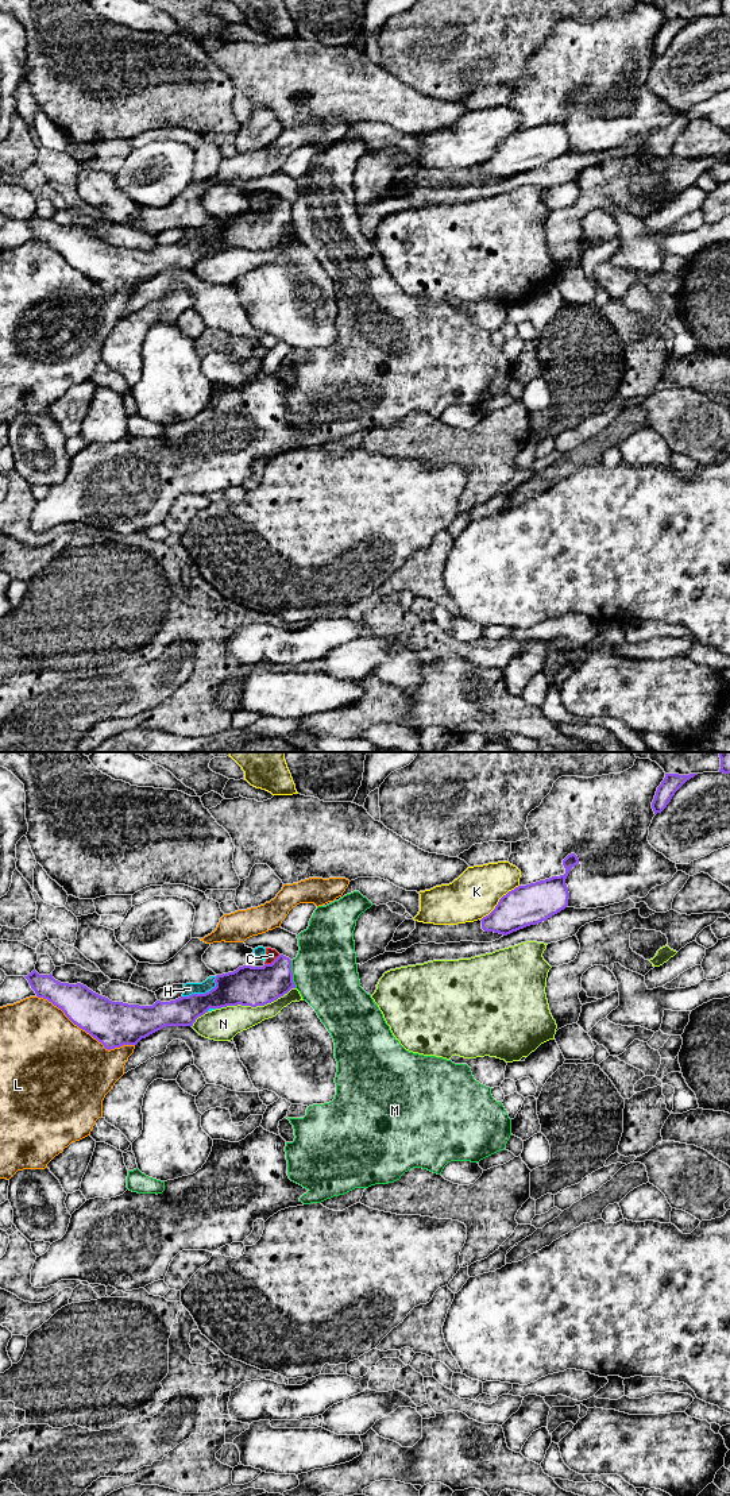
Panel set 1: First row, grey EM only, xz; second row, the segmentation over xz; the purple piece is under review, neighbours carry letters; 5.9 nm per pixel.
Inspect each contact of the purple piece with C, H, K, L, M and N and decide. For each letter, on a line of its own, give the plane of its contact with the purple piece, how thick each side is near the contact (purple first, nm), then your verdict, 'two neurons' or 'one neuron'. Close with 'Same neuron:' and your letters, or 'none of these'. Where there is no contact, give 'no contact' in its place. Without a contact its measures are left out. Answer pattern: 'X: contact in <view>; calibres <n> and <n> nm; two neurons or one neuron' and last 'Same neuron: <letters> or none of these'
C: contact in xz; calibres 240 and 70 nm; two neurons
H: contact in xz; calibres 220 and 70 nm; two neurons
K: contact in xz; calibres 240 and 280 nm; two neurons
L: contact in xz; calibres 280 and 500 nm; two neurons
M: contact in xz; calibres 240 and 380 nm; two neurons
N: contact in xz; calibres 240 and 190 nm; two neurons
Same neuron: none of these

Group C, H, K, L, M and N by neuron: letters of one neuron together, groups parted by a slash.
C H / K / L / M / N

